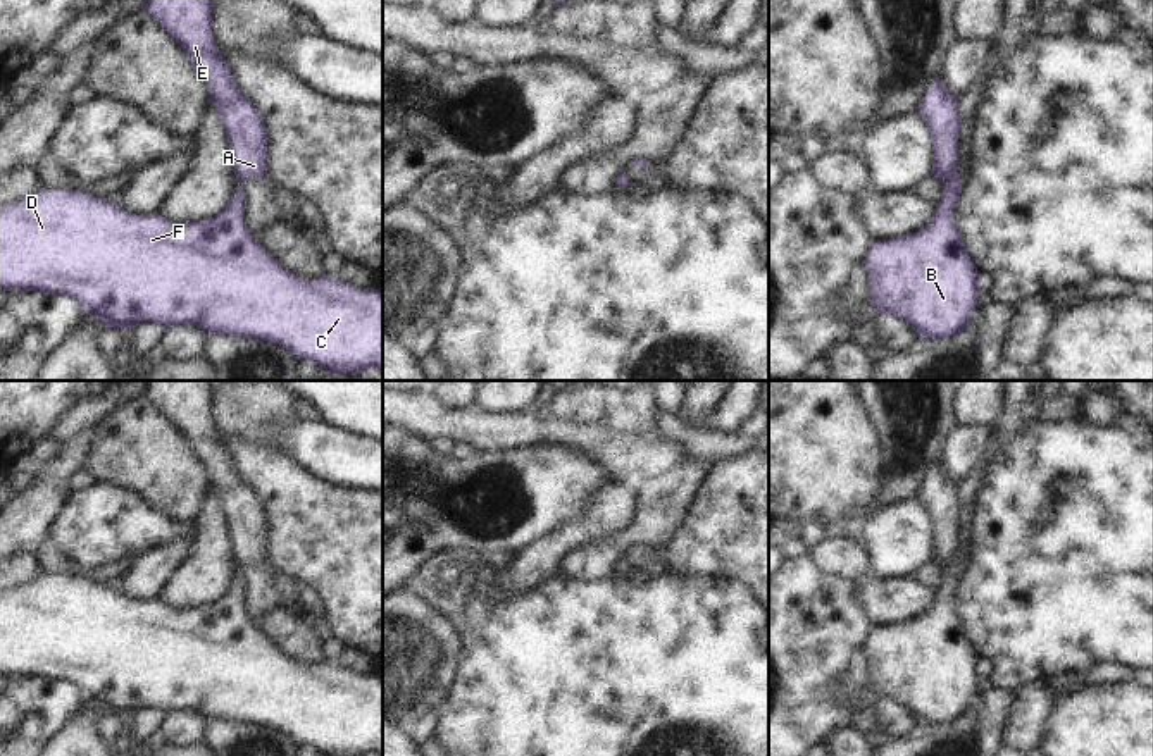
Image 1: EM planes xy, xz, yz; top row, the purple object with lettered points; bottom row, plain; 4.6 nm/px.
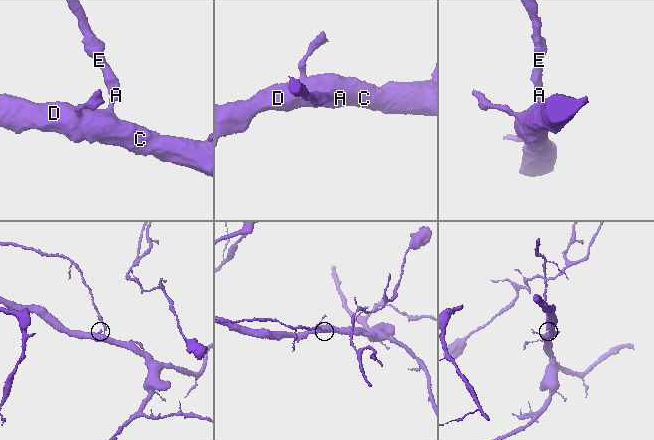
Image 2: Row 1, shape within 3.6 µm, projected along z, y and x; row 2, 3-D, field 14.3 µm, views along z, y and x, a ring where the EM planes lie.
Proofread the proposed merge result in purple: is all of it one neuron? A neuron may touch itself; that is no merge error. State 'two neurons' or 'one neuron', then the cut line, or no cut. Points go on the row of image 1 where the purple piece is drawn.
two neurons; cut yz (955, 173), (945, 181)

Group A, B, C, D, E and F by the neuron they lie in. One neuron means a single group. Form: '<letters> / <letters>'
A E / B C D F

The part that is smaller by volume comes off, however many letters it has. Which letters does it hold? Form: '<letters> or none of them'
A, E

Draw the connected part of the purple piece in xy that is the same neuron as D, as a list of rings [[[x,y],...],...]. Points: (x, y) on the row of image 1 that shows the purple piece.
[[[240,181],[227,207],[209,220],[174,224],[159,214],[134,215],[119,205],[78,189],[40,189],[0,207],[0,289],[41,291],[76,300],[107,327],[131,329],[143,320],[165,327],[193,324],[209,334],[231,334],[281,344],[296,360],[307,358],[319,370],[357,375],[383,372],[383,293],[358,289],[336,276],[303,279],[286,270],[253,239],[243,222]]]

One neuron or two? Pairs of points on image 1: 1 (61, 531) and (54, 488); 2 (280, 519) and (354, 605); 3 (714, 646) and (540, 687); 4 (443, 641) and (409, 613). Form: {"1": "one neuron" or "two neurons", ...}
{"1": "two neurons", "2": "one neuron", "3": "one neuron", "4": "one neuron"}

